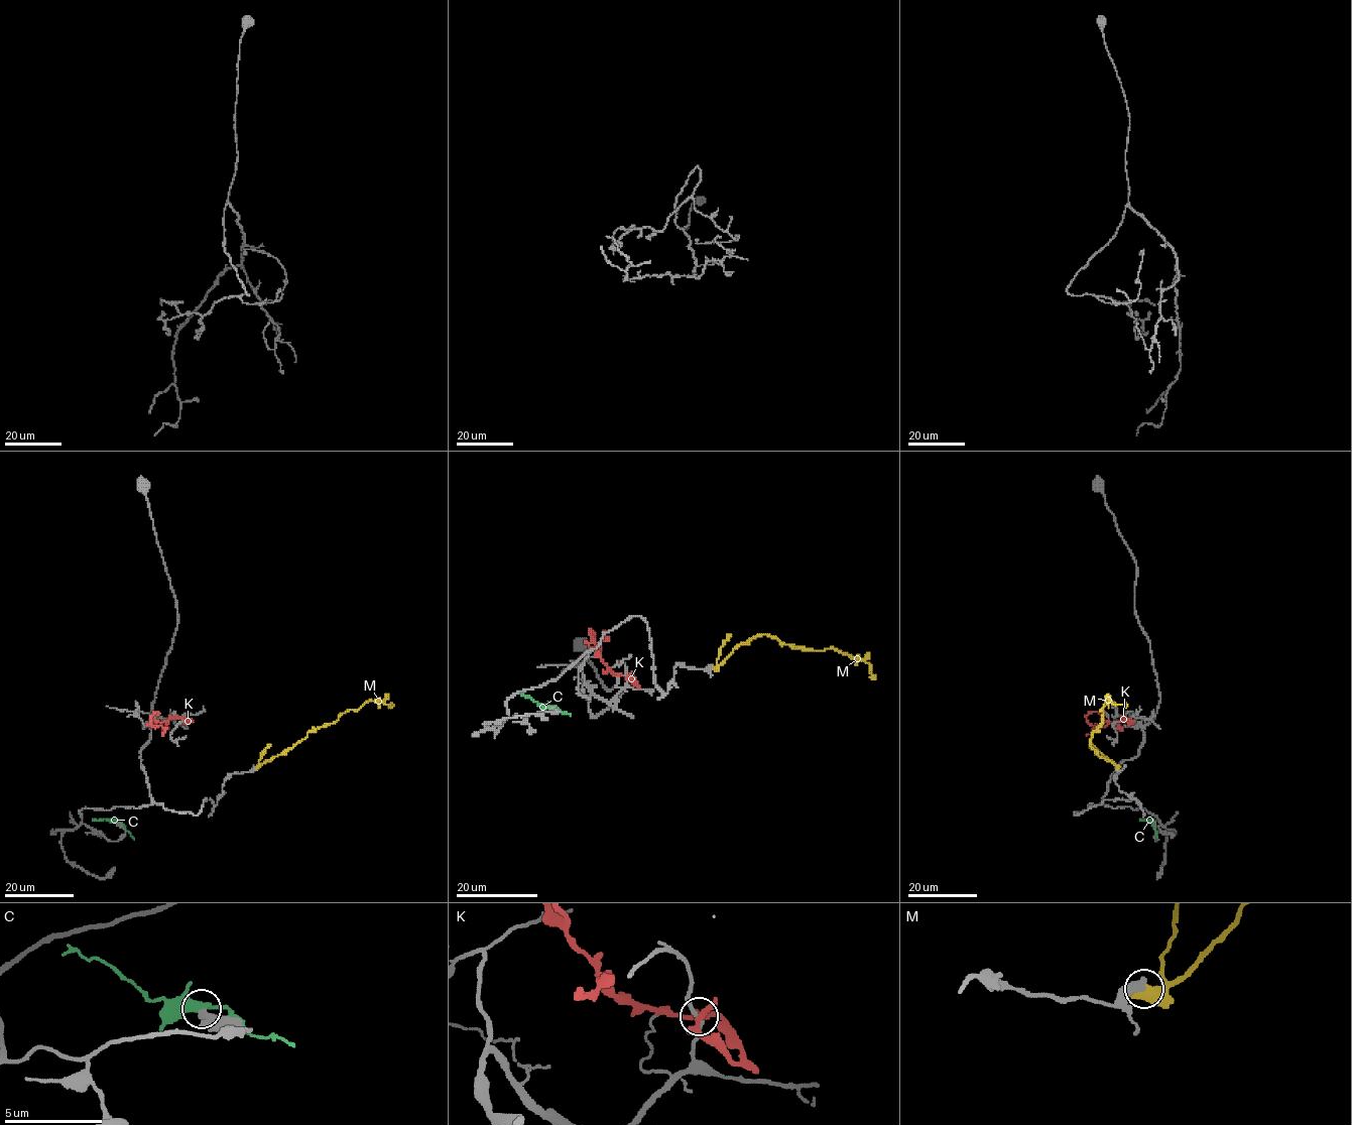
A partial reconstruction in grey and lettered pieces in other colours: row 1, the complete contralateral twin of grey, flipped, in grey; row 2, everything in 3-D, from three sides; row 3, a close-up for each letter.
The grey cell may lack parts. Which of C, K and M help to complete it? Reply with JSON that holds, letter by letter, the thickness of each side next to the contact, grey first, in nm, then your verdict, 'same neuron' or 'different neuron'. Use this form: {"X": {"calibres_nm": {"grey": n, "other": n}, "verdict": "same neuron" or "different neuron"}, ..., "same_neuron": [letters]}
{"C": {"calibres_nm": {"grey": 480, "other": 420}, "verdict": "different neuron"}, "K": {"calibres_nm": {"grey": 180, "other": 280}, "verdict": "different neuron"}, "M": {"calibres_nm": {"grey": 600, "other": 650}, "verdict": "different neuron"}, "same_neuron": []}

